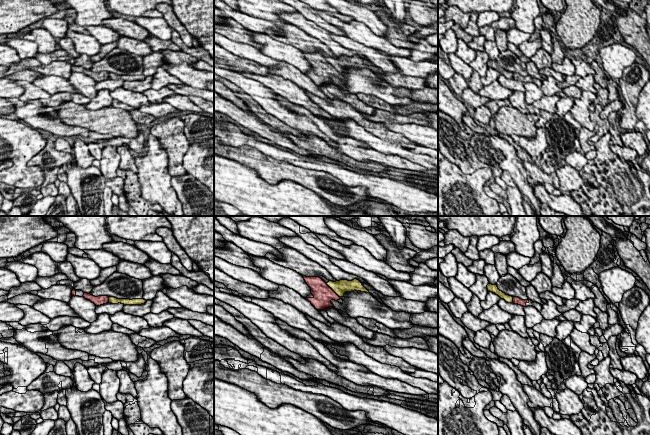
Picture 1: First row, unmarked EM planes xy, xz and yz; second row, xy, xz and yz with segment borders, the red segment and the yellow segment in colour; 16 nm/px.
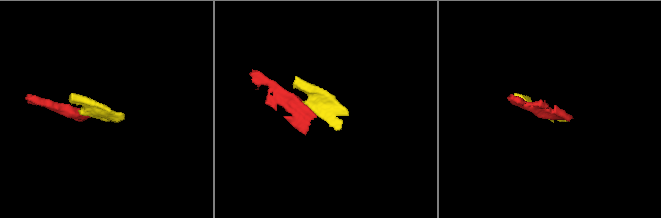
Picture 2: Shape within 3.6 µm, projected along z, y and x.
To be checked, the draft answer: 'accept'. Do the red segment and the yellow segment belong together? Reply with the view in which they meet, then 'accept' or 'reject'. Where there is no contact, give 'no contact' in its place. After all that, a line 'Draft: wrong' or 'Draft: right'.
xz | reject
Draft: wrong

